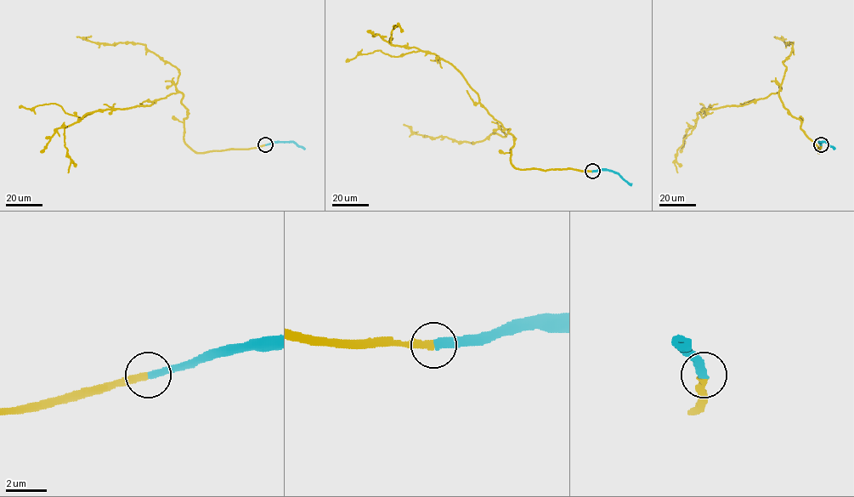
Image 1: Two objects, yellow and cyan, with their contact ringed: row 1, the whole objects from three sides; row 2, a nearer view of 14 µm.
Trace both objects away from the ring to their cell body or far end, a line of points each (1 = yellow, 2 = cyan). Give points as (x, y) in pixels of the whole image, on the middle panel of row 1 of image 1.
1: (592, 171), (516, 169), (509, 129), (448, 62), (391, 44), (394, 28)
2: (592, 171), (613, 171), (631, 183)

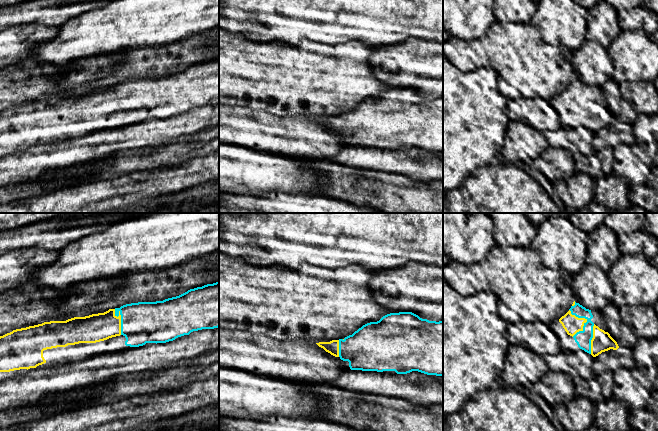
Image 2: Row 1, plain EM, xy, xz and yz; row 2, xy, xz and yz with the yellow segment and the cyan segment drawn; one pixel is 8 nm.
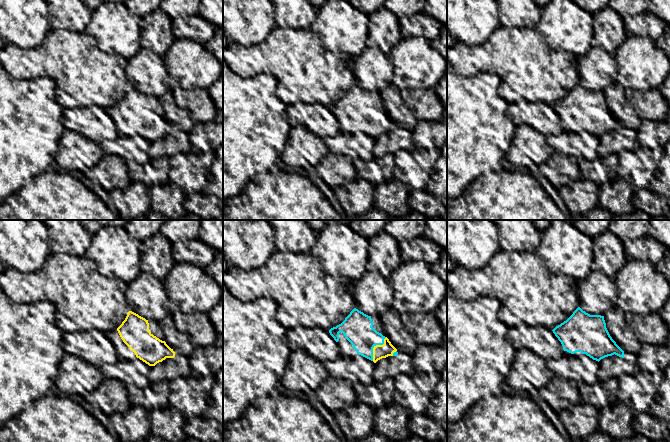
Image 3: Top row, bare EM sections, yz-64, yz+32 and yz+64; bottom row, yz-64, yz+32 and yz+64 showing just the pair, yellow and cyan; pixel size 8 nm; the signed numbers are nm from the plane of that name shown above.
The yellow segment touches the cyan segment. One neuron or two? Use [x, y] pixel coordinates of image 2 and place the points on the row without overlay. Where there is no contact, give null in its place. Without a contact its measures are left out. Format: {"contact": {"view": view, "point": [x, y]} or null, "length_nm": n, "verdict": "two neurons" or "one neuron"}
{"contact": {"view": "yz", "point": [586, 96]}, "length_nm": 220, "verdict": "one neuron"}

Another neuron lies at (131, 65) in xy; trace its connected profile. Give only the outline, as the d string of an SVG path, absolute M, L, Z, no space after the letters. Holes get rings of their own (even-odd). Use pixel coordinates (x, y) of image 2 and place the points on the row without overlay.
M219 28L168 45L124 49L106 54L118 62L105 76L98 74L93 80L78 87L65 87L59 94L51 94L52 97L66 97L74 93L104 89L126 80L163 77L207 61L212 53L219 53Z

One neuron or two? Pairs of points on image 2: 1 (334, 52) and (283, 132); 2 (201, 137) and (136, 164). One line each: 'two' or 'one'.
1: two
2: one

